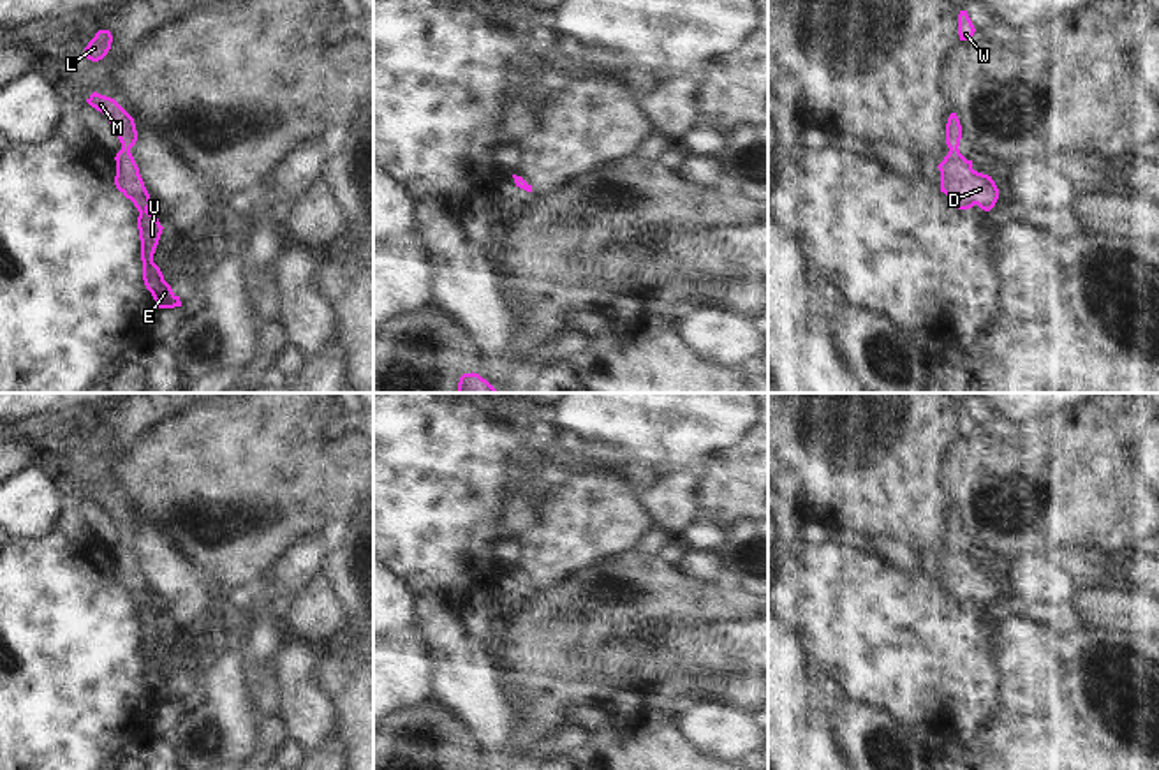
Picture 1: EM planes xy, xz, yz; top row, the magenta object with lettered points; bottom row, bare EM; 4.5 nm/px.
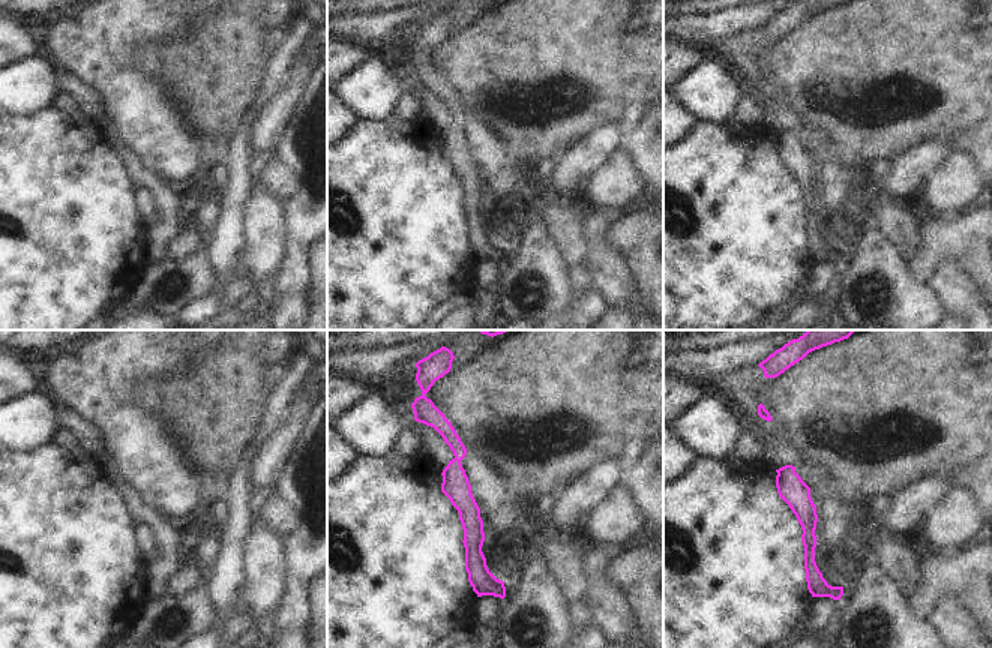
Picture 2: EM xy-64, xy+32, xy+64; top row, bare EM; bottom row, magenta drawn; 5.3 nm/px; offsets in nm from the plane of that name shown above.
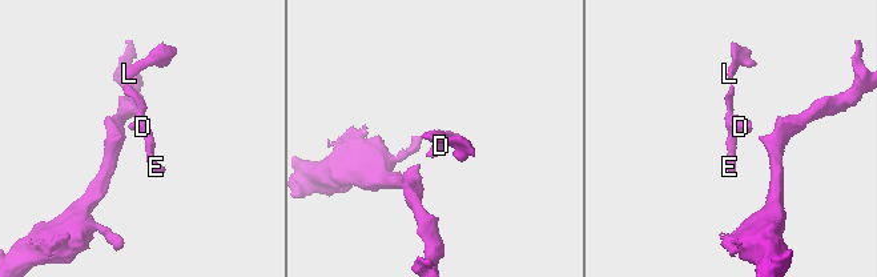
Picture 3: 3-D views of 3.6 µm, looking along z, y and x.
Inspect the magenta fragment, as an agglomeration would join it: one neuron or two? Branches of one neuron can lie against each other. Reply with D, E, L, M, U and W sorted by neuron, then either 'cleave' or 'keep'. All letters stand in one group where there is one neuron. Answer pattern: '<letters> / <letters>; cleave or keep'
D E L M U W; keep

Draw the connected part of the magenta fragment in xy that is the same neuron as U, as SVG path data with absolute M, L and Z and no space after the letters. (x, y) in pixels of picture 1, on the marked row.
M93 92L86 102L107 116L113 125L122 150L116 153L116 189L134 203L139 211L137 229L141 240L141 261L143 261L143 280L146 289L151 292L159 308L181 307L180 296L176 296L171 285L164 280L160 268L153 263L153 254L159 245L162 226L159 218L148 210L153 204L144 181L139 174L139 167L130 153L130 148L137 141L137 130L134 118L111 97Z

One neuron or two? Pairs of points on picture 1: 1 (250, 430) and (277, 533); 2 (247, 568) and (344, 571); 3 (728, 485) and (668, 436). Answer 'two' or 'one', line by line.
1: one
2: two
3: two

